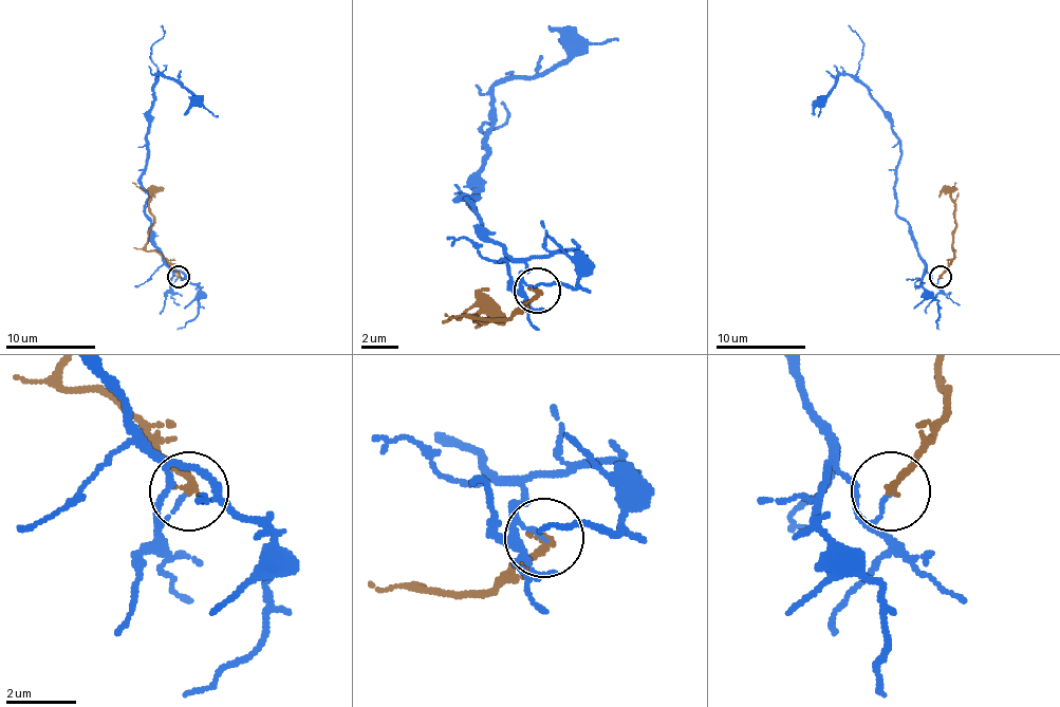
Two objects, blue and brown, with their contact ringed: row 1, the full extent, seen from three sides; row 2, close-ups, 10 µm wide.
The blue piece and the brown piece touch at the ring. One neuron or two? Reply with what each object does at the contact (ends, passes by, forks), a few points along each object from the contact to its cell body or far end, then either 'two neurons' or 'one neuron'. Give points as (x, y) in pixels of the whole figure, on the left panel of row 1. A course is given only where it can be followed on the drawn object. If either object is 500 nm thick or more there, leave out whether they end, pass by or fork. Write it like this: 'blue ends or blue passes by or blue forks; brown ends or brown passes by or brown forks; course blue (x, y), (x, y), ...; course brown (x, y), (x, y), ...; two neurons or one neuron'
blue ends; brown ends; course blue (179, 276), (170, 283), (172, 272), (145, 211), (148, 191), (141, 184), (156, 75), (177, 79), (217, 117); course brown (179, 276), (156, 252), (148, 252), (148, 229), (154, 220), (150, 211), (152, 193), (132, 182); two neurons

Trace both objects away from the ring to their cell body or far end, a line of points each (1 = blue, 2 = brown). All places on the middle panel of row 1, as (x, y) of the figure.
1: (538, 292), (483, 231), (473, 199), (460, 199), (473, 208), (497, 84), (534, 79), (589, 42), (616, 38)
2: (538, 292), (506, 319), (473, 319), (487, 319), (478, 319), (483, 314), (469, 305), (442, 323)

